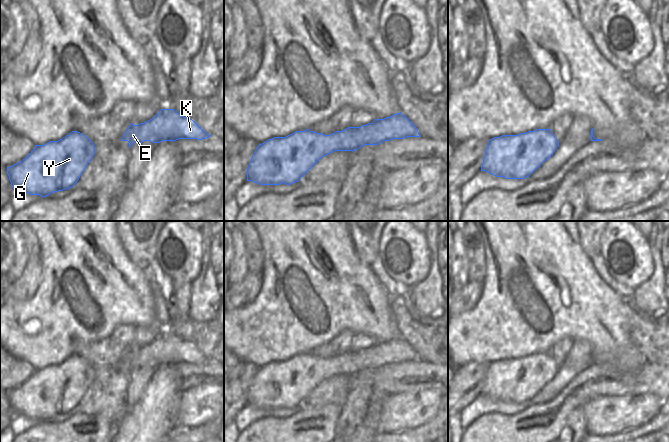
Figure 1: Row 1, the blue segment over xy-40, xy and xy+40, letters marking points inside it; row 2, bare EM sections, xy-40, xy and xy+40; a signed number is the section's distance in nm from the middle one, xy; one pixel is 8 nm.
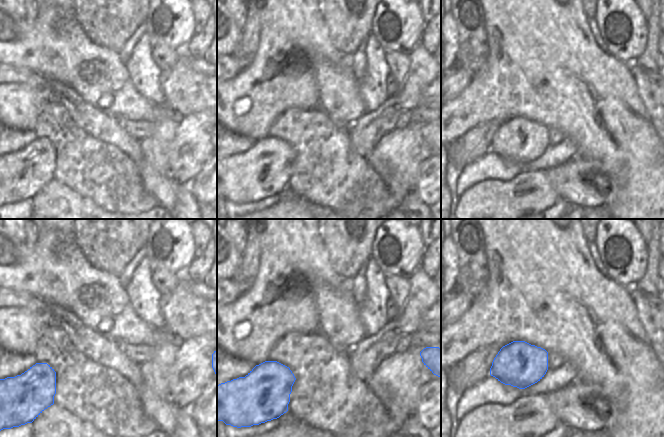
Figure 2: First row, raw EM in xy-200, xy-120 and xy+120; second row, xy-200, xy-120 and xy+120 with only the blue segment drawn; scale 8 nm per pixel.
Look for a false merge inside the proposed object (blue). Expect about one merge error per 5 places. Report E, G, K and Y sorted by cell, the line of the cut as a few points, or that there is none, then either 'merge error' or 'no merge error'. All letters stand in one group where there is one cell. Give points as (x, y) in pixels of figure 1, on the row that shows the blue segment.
E G K Y | no cut | no merge error

